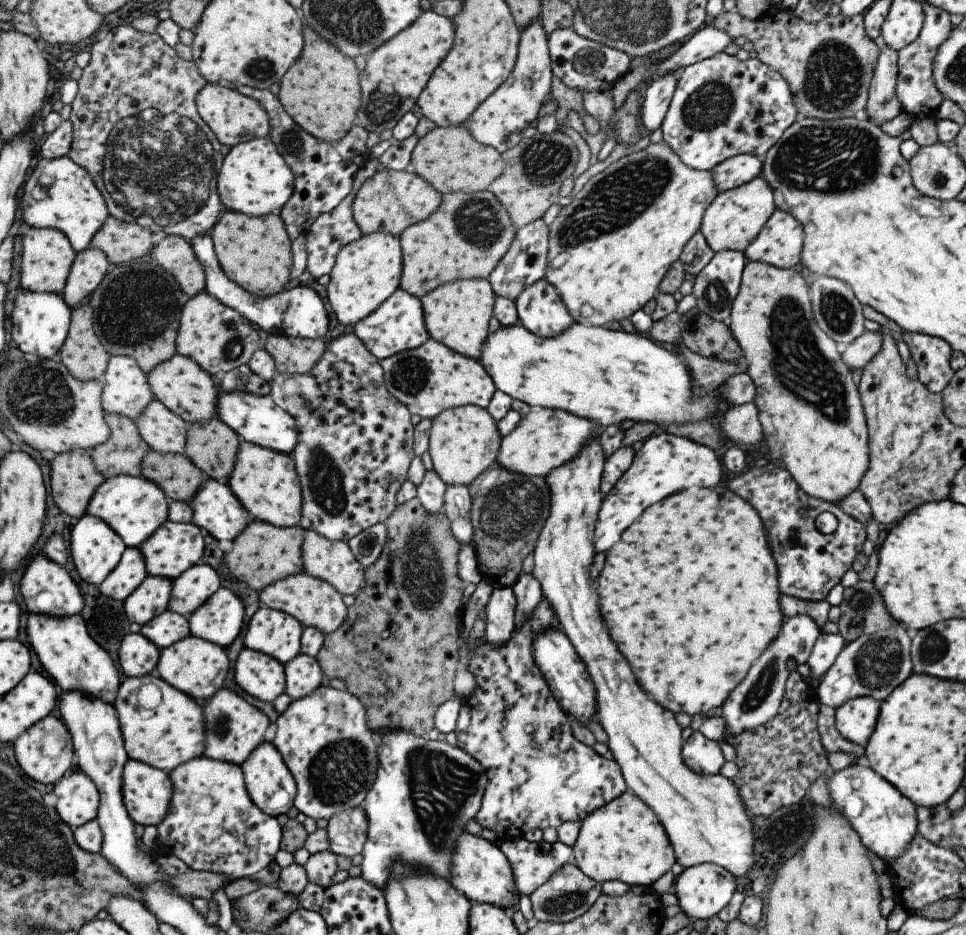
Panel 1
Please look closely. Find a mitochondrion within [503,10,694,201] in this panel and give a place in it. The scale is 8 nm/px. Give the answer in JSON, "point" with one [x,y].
{"point":[543,161]}

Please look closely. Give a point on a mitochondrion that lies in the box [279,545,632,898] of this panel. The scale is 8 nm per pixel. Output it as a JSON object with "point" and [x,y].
{"point":[440,786]}

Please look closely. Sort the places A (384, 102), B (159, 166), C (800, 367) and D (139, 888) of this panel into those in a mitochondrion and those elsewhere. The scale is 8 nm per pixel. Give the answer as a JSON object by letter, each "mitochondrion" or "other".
{"A":"mitochondrion","B":"mitochondrion","C":"mitochondrion","D":"other"}

